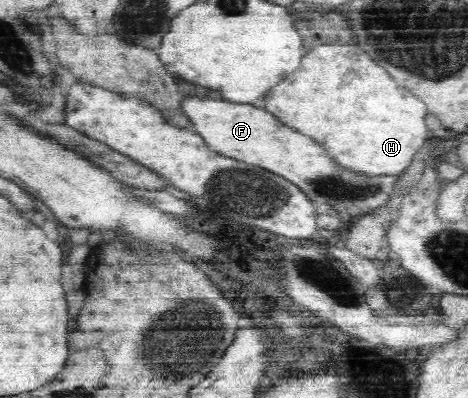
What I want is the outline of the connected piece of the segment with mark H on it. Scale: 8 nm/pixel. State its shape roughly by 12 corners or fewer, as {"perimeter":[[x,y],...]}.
{"perimeter":[[358,44],[315,46],[261,103],[338,169],[401,175],[426,103]]}

